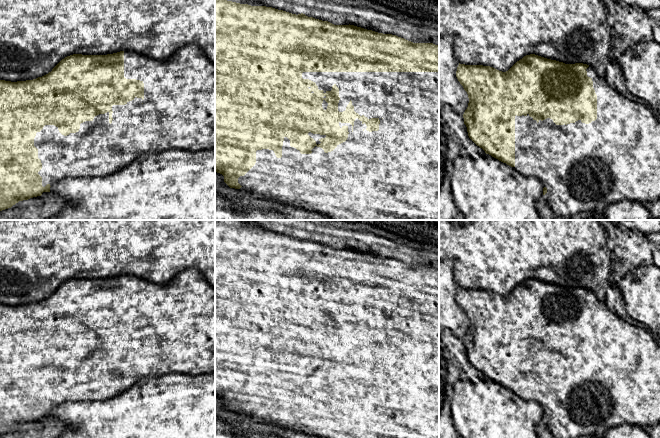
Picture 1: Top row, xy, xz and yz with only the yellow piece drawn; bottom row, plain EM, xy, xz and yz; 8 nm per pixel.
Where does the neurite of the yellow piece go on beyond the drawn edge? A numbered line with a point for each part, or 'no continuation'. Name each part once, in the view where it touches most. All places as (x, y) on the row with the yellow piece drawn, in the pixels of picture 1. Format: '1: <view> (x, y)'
1: xz (391, 174)

